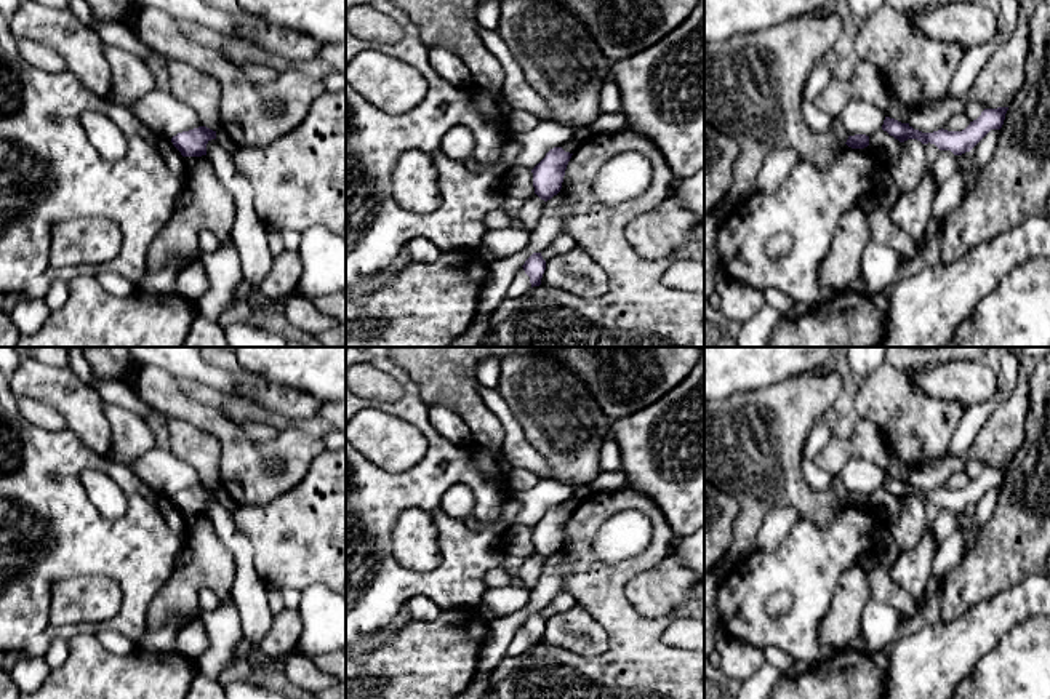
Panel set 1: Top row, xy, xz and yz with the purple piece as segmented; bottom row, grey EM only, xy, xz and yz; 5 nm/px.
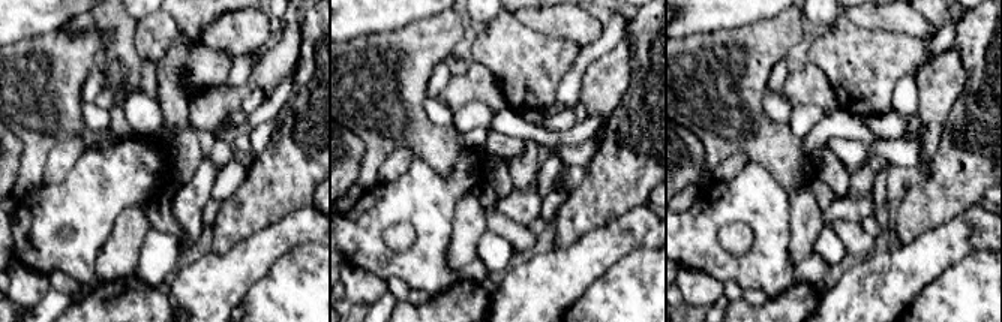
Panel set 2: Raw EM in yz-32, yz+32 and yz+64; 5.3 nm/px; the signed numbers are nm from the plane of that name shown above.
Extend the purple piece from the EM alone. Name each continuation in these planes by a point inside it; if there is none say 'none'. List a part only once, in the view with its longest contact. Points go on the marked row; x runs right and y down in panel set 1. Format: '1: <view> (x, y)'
none

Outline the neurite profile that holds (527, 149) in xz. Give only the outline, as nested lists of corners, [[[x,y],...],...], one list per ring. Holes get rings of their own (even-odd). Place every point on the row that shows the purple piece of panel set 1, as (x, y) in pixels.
[[[539,118],[539,123],[527,133],[512,133],[504,142],[498,165],[503,168],[522,166],[533,170],[554,147],[562,147],[575,134],[575,128],[552,118]]]

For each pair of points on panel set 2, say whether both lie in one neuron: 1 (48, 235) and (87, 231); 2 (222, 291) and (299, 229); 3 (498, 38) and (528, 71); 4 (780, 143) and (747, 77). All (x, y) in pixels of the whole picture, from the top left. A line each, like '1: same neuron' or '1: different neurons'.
1: same neuron
2: same neuron
3: same neuron
4: same neuron

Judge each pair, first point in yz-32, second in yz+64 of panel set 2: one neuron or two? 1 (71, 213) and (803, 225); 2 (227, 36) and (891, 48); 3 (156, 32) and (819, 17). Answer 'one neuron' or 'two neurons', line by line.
1: two neurons
2: two neurons
3: two neurons

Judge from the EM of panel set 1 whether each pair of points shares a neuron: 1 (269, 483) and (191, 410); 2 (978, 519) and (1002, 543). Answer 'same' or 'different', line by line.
1: same
2: different

